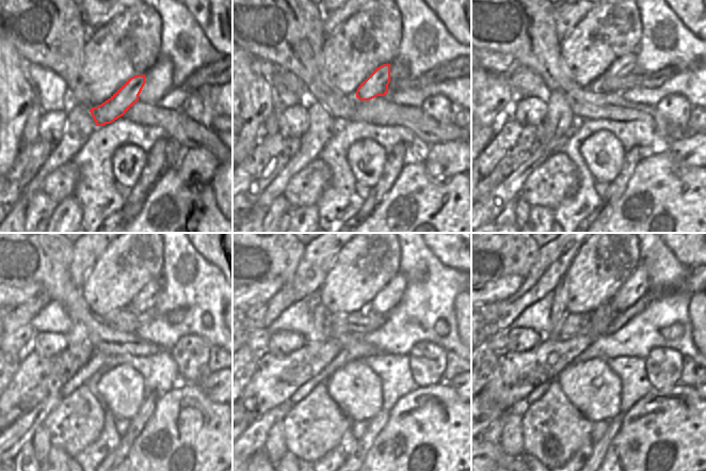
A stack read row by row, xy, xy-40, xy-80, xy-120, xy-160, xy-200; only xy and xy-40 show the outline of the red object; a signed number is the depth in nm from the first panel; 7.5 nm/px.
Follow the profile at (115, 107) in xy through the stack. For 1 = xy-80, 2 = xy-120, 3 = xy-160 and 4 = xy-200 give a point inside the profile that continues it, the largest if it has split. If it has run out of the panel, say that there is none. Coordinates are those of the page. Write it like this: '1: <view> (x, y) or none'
1: xy-80 (623, 66)
2: xy-120 (146, 299)
3: xy-160 (386, 300)
4: xy-200 (638, 283)

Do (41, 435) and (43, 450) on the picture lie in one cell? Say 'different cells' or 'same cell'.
same cell

